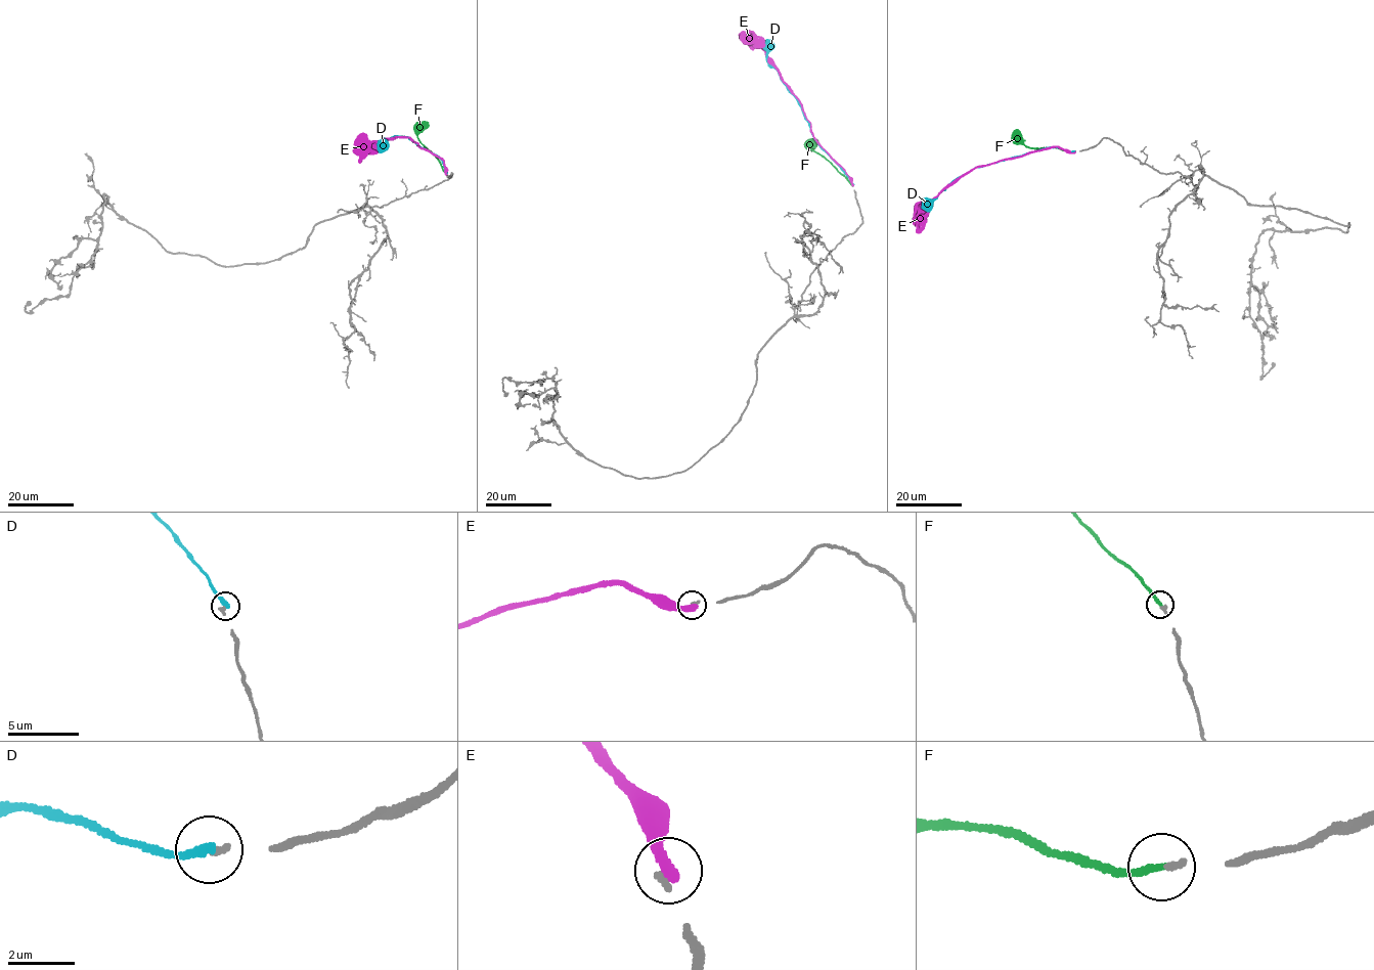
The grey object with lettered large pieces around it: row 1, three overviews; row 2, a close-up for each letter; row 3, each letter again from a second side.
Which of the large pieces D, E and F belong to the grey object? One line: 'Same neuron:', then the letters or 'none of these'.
Same neuron: F

